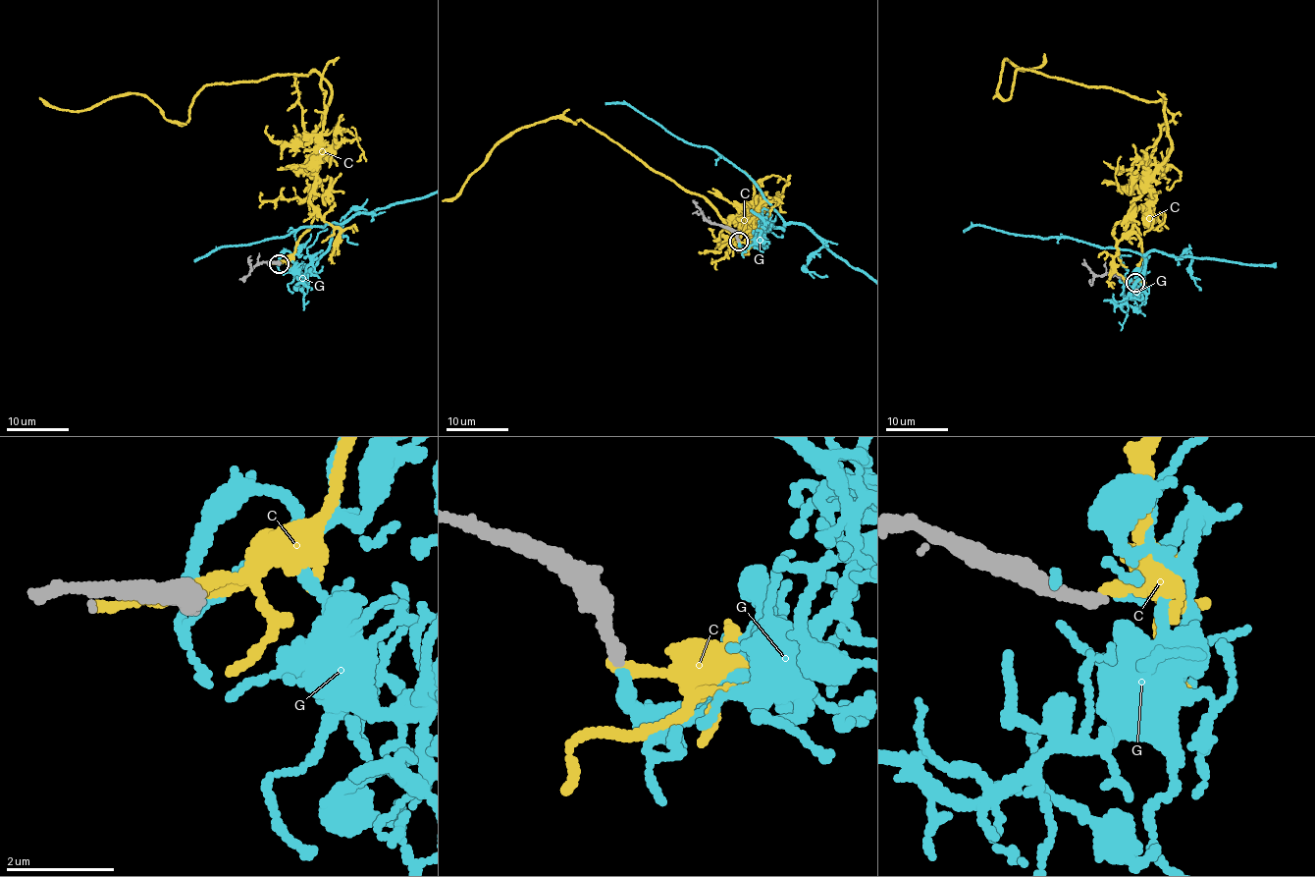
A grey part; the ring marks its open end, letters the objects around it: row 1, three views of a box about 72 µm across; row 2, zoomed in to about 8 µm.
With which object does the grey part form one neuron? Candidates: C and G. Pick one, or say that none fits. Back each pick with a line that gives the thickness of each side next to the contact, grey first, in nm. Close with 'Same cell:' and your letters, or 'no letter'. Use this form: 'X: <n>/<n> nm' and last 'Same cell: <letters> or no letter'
G: 240/260 nm
Same cell: G

